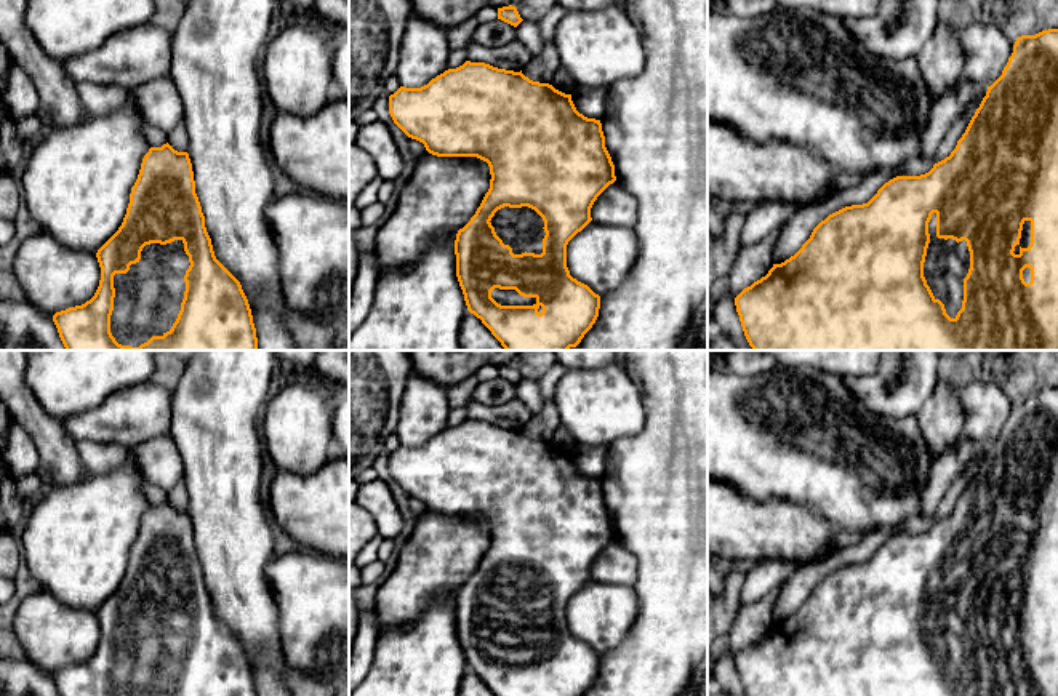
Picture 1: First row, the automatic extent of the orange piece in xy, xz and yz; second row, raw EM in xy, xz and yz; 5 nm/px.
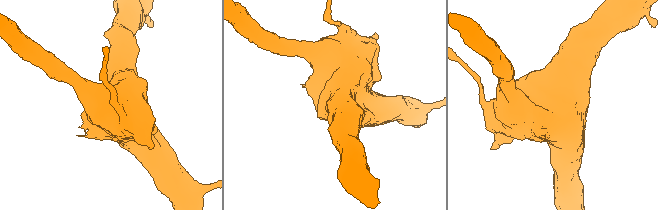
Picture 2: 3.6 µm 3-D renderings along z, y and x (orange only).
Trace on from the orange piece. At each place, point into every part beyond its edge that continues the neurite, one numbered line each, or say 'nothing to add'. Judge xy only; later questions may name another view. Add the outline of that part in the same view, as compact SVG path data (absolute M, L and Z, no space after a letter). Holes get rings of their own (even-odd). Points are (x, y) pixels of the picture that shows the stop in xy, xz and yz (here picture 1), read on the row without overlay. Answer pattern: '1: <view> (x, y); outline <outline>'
1: xy (148, 656); outline M182 598L150 602L126 632L114 634L114 696L152 696L171 688L181 669L189 627Z

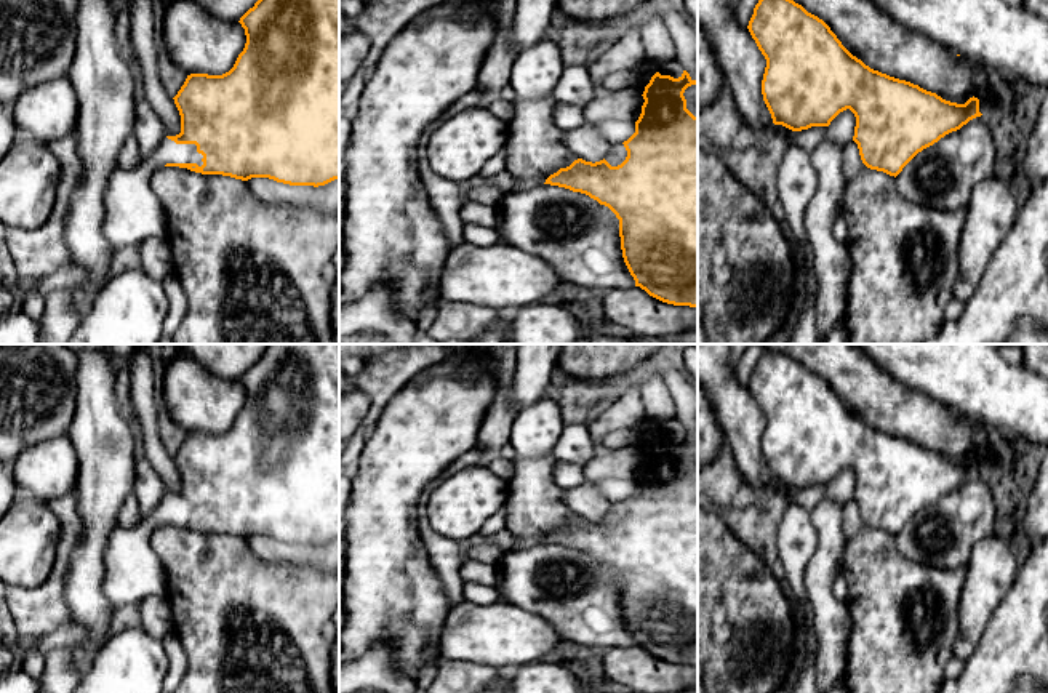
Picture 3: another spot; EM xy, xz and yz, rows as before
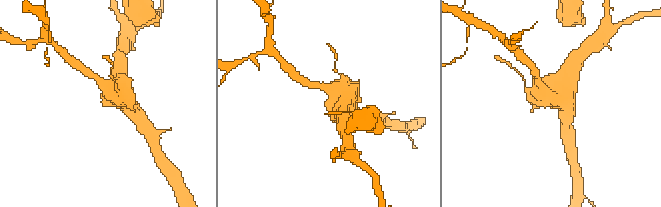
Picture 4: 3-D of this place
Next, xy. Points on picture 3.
1: xy (133, 572); outline M166 495L136 528L117 527L106 551L104 595L120 608L139 605L149 595L166 595L168 575L152 549L152 531L166 522L203 523L195 503L176 503Z

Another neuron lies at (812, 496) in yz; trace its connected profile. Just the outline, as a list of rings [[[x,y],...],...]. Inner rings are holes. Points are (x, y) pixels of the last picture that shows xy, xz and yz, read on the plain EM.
[[[811,485],[808,488],[794,490],[789,495],[789,499],[790,503],[797,503],[805,509],[811,511],[826,498],[826,493],[827,485]]]

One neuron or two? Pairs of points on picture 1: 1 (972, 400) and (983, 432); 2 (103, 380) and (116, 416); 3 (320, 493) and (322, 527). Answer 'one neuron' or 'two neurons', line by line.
1: one neuron
2: two neurons
3: one neuron

